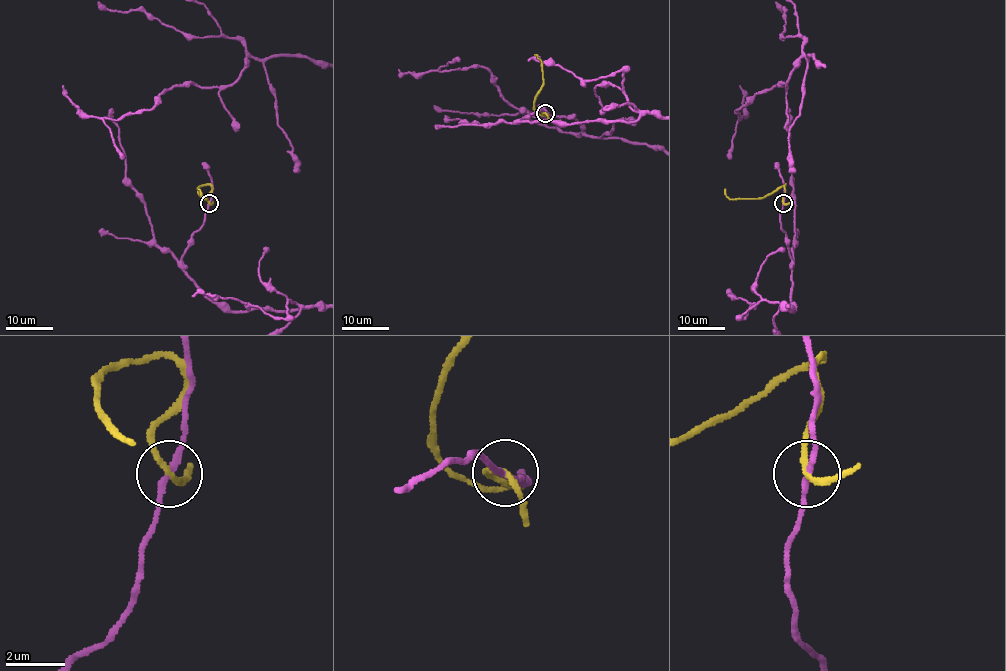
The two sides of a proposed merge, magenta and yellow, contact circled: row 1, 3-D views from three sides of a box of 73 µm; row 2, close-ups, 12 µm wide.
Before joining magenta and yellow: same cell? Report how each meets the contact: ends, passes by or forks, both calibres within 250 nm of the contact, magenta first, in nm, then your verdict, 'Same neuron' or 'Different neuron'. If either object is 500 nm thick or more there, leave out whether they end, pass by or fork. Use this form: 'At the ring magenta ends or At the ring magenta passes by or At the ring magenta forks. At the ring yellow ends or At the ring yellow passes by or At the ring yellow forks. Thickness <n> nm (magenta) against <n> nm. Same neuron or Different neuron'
At the ring magenta passes by. At the ring yellow passes by. Thickness 200 nm (magenta) against 190 nm. Different neuron

